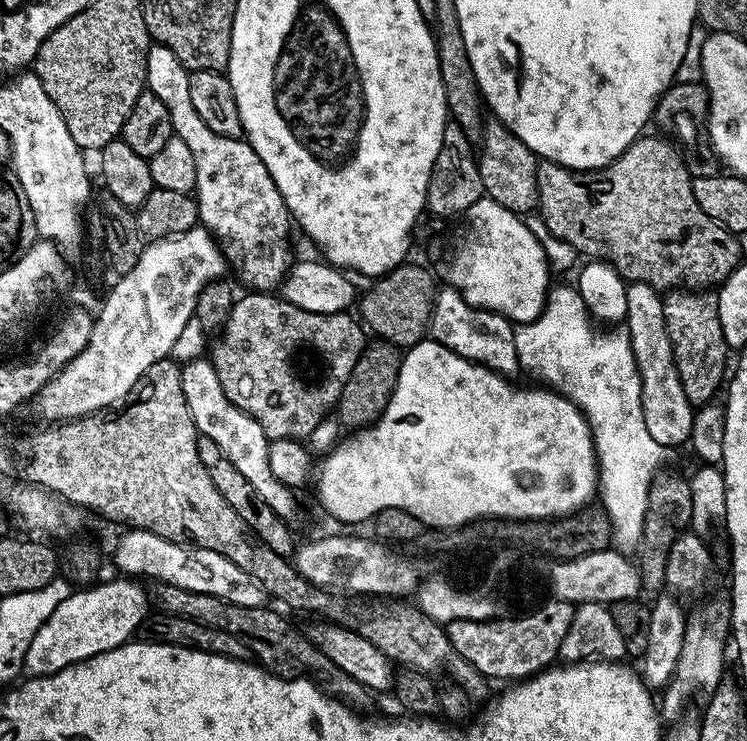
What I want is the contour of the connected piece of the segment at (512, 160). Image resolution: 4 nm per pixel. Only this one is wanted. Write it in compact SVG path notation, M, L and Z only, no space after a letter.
M492 118L485 123L478 141L478 163L487 199L498 202L498 206L506 206L506 210L517 214L531 213L537 207L538 157L501 120Z

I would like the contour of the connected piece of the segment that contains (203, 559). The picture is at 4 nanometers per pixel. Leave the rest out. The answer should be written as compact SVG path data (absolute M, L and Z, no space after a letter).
M134 528L125 533L116 544L116 564L121 568L121 573L132 578L145 576L151 582L194 590L198 594L214 594L214 598L234 602L234 606L265 607L264 587L253 576L246 574L246 570L234 566L230 558L222 558L222 554L214 554L214 550L193 548L190 544L175 544L173 540L147 532L144 528Z

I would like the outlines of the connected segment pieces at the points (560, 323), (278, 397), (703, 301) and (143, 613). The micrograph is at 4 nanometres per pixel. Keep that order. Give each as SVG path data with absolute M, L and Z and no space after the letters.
M553 287L538 318L516 328L514 346L518 350L520 366L525 373L533 372L540 379L537 381L574 401L588 417L592 441L596 443L598 500L601 500L599 503L602 510L612 523L612 548L623 554L632 554L640 547L650 486L657 472L665 467L666 449L654 442L654 438L650 438L650 430L646 430L646 418L642 418L642 382L638 366L634 362L634 350L630 346L627 327L613 327L616 329L613 330L612 336L596 336L595 327L597 328L597 325L588 315L588 307L580 297L579 287Z
M252 290L247 294L249 296L241 295L237 299L224 329L215 337L216 345L213 348L211 345L210 359L216 377L222 382L222 390L226 390L226 398L230 398L236 408L254 417L269 441L303 441L312 430L323 425L324 415L339 405L342 386L346 386L354 362L358 362L364 353L365 329L359 319L351 320L347 311L314 314L264 290Z
M672 290L663 297L664 317L670 334L670 346L674 350L674 362L678 366L678 378L682 378L682 390L694 406L713 403L716 391L725 383L724 367L728 364L730 349L722 338L722 322L718 322L718 302L712 290Z
M122 576L118 578L73 591L58 604L26 652L23 669L29 671L31 677L51 676L66 666L109 652L127 643L137 633L150 610L149 595L147 598L139 581Z

